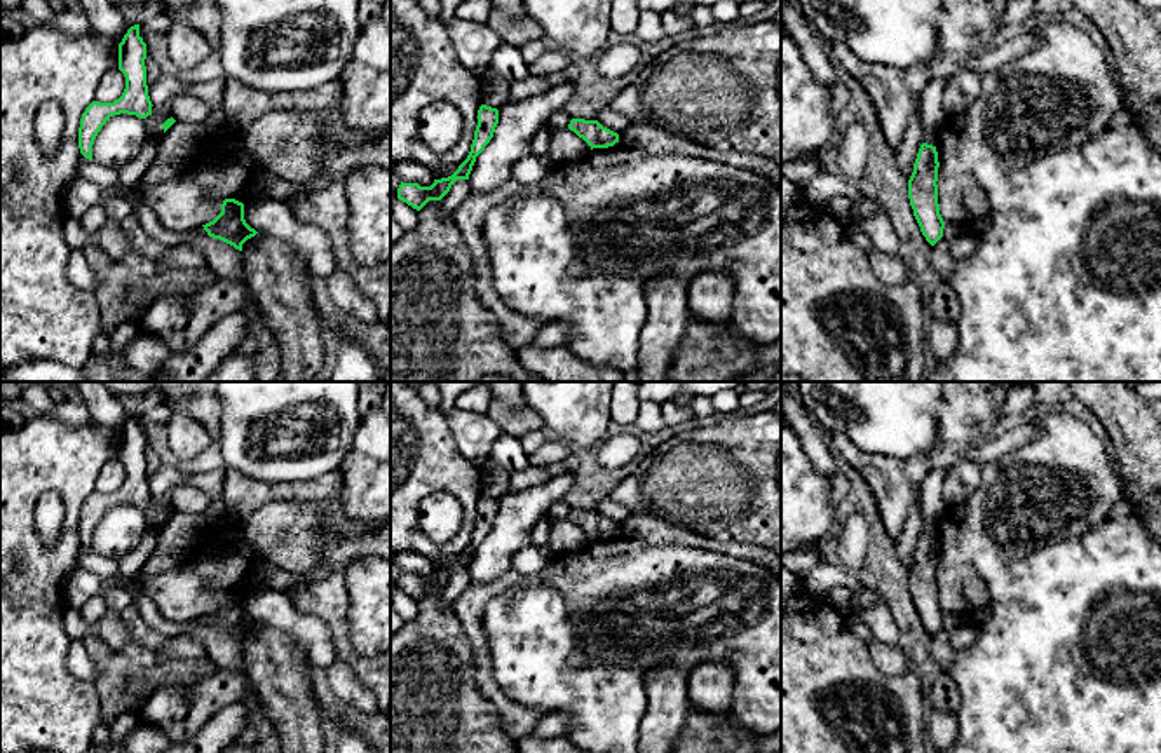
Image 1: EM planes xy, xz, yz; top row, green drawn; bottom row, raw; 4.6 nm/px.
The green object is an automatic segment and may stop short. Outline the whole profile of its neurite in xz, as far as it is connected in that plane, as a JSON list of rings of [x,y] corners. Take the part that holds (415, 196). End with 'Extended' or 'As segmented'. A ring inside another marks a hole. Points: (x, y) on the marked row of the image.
[[[481,105],[478,110],[478,126],[474,131],[471,152],[467,159],[458,166],[458,169],[448,178],[434,180],[431,187],[420,187],[418,183],[401,181],[397,188],[397,199],[420,211],[429,200],[441,200],[457,180],[469,180],[476,157],[493,138],[497,124],[499,110]]]. As segmented

